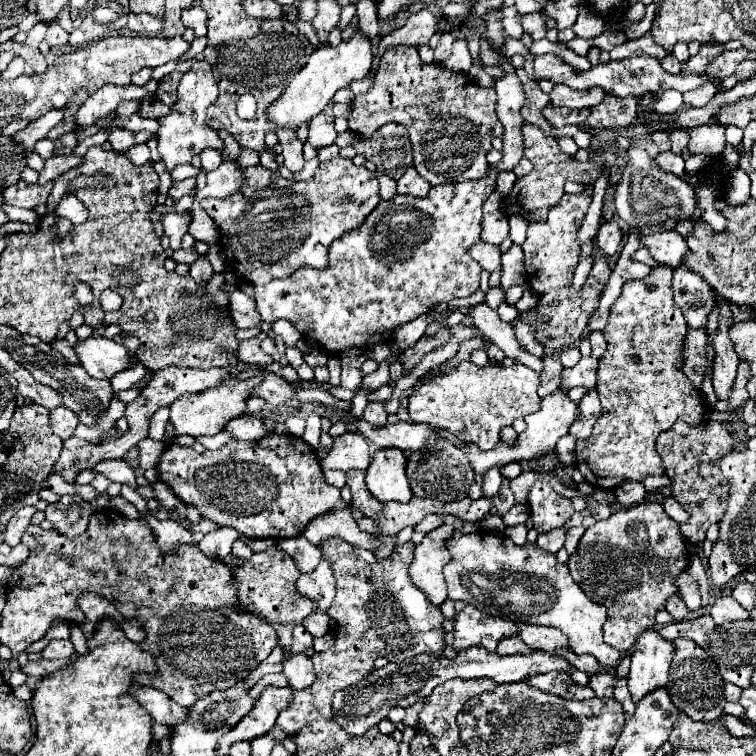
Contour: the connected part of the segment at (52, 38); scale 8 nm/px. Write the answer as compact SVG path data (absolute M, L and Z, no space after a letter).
M51 24L47 28L47 36L45 36L49 46L65 46L69 40L69 32L65 32L59 24Z

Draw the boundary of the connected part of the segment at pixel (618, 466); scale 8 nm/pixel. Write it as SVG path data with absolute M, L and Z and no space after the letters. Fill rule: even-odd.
M655 266L649 276L625 282L603 330L607 350L597 370L603 414L595 422L593 434L585 442L577 442L575 462L587 482L605 490L613 490L625 480L663 474L661 458L655 452L657 436L677 420L697 426L707 414L699 392L679 370L683 356L681 338L685 338L687 322L673 300L671 276L673 270ZM603 384L605 396L601 396ZM605 478L615 482L605 482Z

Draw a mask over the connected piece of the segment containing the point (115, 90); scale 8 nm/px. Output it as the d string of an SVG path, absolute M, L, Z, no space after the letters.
M149 81L144 86L113 86L107 84L103 88L99 88L93 96L89 96L89 100L85 100L81 104L81 108L77 110L77 126L87 126L87 124L95 124L97 118L107 116L109 112L113 114L117 110L117 106L125 100L141 100L147 94L154 94L157 91L157 82Z

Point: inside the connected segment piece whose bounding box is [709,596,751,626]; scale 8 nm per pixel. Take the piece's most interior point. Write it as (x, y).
(725, 609)

